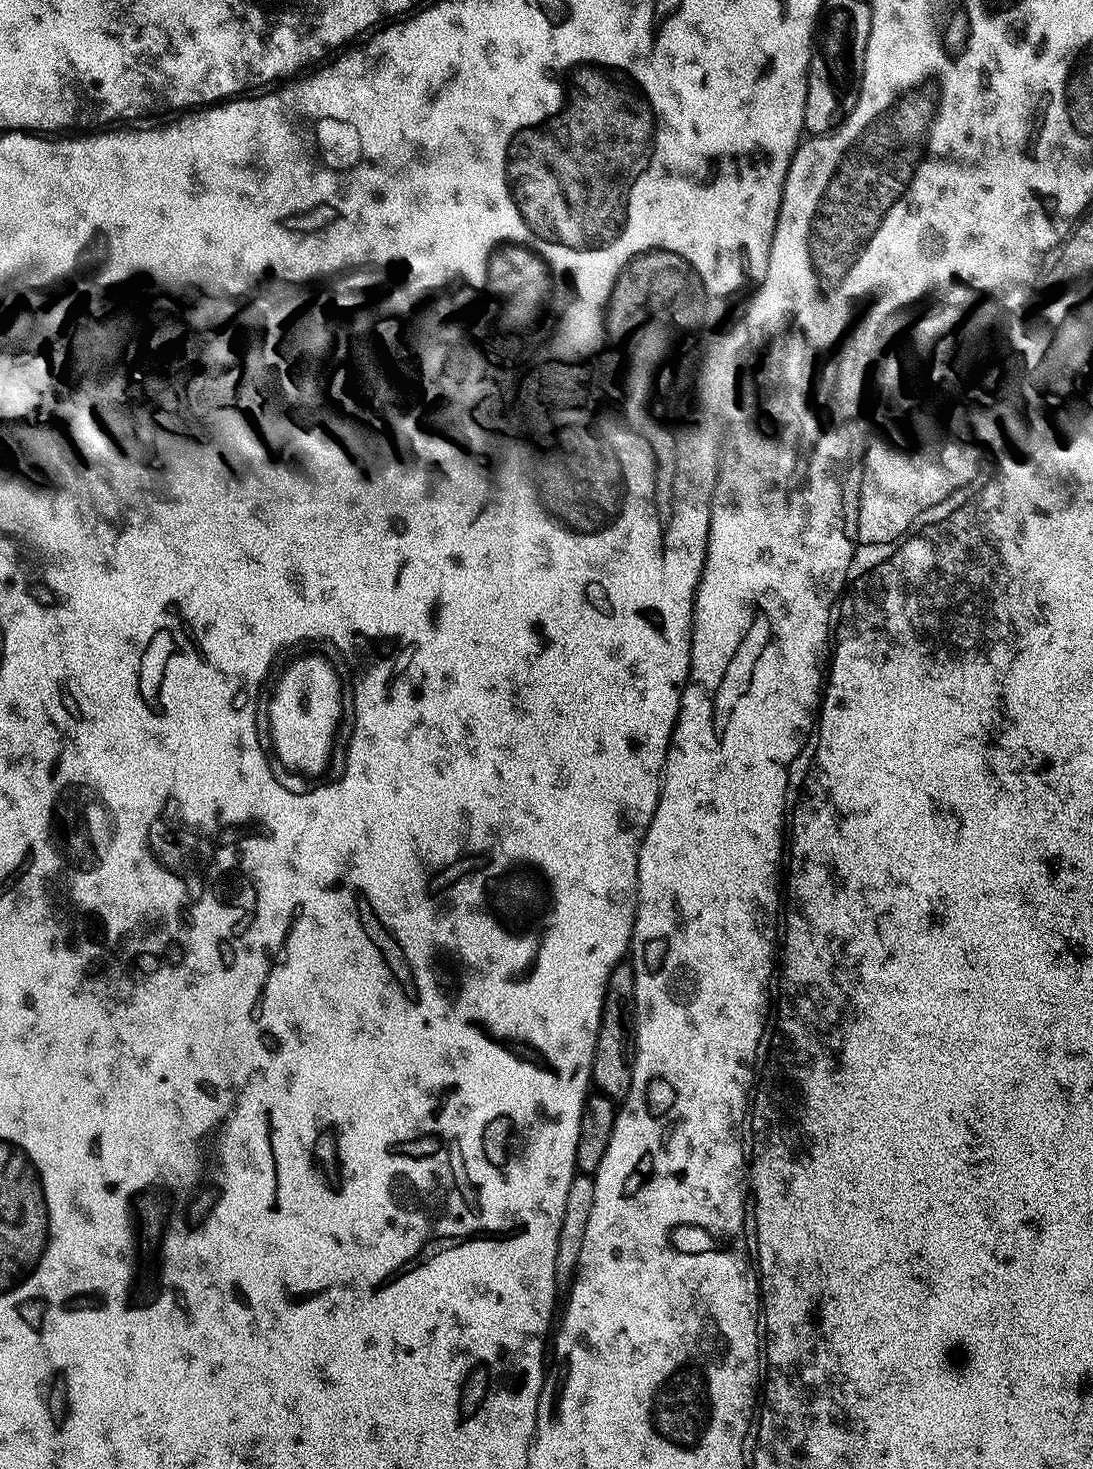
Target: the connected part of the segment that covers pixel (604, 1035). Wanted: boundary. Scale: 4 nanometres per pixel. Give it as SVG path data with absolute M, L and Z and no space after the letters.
M621 962L606 982L604 1005L600 1015L600 1029L592 1059L592 1079L595 1091L622 1102L630 1094L632 1062L636 1054L636 979L631 963Z

